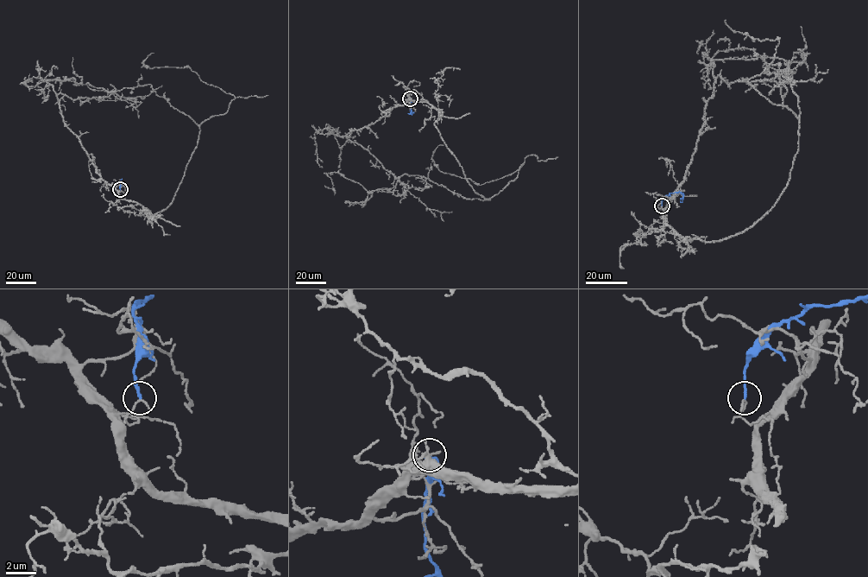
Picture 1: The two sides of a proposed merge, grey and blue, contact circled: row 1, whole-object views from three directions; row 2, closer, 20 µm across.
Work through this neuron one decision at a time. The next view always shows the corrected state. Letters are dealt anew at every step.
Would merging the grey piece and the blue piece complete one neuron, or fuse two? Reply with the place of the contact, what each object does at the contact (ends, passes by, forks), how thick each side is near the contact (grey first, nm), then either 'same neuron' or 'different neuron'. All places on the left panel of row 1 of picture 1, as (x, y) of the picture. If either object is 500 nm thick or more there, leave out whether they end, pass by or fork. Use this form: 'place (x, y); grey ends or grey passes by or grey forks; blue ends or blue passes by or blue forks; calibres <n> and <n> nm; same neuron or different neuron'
place (120, 189); grey ends; blue ends; calibres 140 and 170 nm; different neuron

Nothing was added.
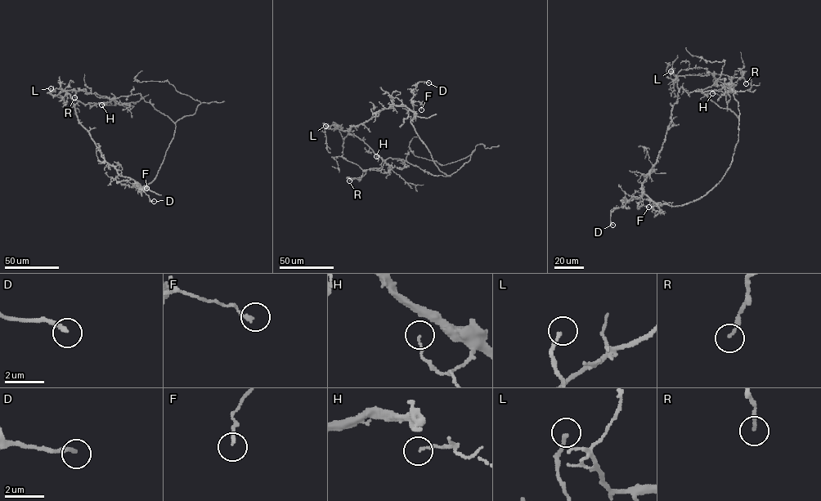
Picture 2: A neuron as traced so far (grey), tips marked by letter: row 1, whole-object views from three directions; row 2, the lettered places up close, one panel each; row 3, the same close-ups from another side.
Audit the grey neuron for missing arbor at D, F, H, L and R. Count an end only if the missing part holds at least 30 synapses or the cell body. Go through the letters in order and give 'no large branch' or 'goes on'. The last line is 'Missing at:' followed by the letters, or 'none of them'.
D: no large branch
F: no large branch
H: no large branch
L: no large branch
R: no large branch
Missing at: none of them

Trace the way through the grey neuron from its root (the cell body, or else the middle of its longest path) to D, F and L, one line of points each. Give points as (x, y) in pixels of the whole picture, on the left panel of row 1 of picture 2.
D: (147, 184), (136, 186), (140, 185), (137, 181), (138, 187), (154, 201)
F: (147, 184), (136, 186), (140, 185), (138, 183), (141, 190), (146, 188)
L: (147, 184), (138, 187), (131, 178), (120, 176), (81, 124), (70, 95), (53, 95), (51, 88)

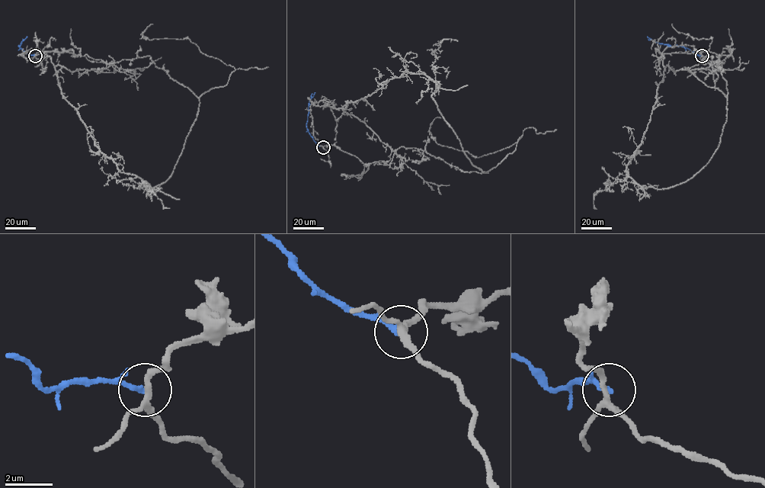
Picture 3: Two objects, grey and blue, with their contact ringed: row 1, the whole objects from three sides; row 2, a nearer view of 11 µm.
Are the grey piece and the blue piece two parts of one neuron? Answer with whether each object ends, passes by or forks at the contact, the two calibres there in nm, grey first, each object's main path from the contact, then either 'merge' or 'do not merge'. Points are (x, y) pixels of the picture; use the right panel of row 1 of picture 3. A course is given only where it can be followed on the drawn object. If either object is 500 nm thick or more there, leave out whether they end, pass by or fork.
grey forks there; blue ends there; 240 nm thick on the grey side, 240 nm on the other; grey runs (702, 56), (726, 81), (718, 148), (681, 183), (639, 186), (626, 165), (665, 67), (739, 57); blue runs (702, 56), (684, 46), (658, 43), (647, 36); do not merge

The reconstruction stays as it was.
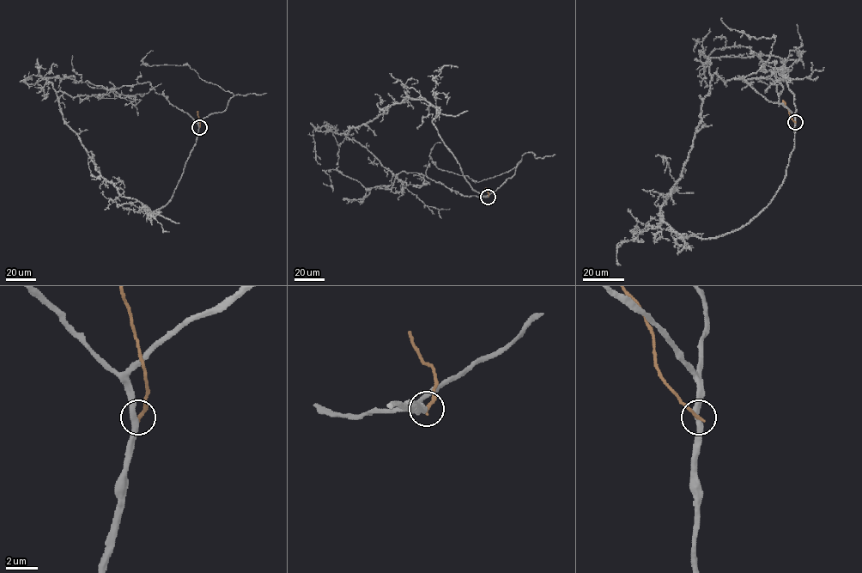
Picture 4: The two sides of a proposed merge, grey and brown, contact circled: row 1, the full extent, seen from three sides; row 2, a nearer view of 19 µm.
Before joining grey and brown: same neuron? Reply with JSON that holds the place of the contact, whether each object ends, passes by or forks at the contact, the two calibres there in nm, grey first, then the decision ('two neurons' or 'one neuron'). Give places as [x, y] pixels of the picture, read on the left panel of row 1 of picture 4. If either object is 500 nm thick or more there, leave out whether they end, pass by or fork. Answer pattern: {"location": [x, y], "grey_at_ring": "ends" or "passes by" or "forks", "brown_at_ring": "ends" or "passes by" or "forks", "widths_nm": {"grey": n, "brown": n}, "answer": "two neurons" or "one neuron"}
{"location": [199, 127], "grey_at_ring": "passes by", "brown_at_ring": "ends", "widths_nm": {"grey": 360, "brown": 200}, "answer": "two neurons"}

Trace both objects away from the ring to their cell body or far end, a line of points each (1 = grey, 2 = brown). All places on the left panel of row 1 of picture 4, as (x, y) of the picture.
1: (199, 127), (172, 198), (153, 212), (122, 196), (103, 178), (63, 118), (57, 93), (135, 95), (161, 83)
2: (199, 127), (197, 111)

